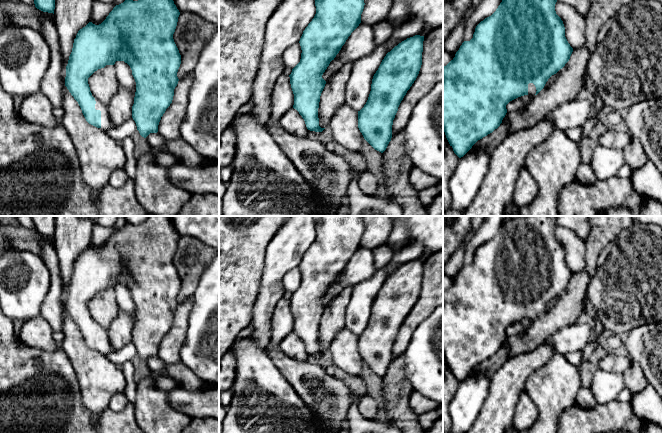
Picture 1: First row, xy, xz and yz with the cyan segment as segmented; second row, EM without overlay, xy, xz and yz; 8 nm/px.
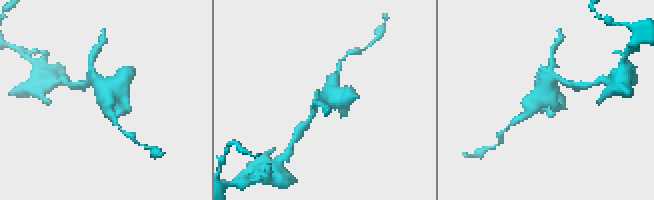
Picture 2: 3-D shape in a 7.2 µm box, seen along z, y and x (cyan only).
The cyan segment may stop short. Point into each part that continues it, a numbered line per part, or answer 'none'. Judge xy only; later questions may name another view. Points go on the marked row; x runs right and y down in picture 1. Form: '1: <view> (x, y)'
1: xy (106, 124)

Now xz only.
none

